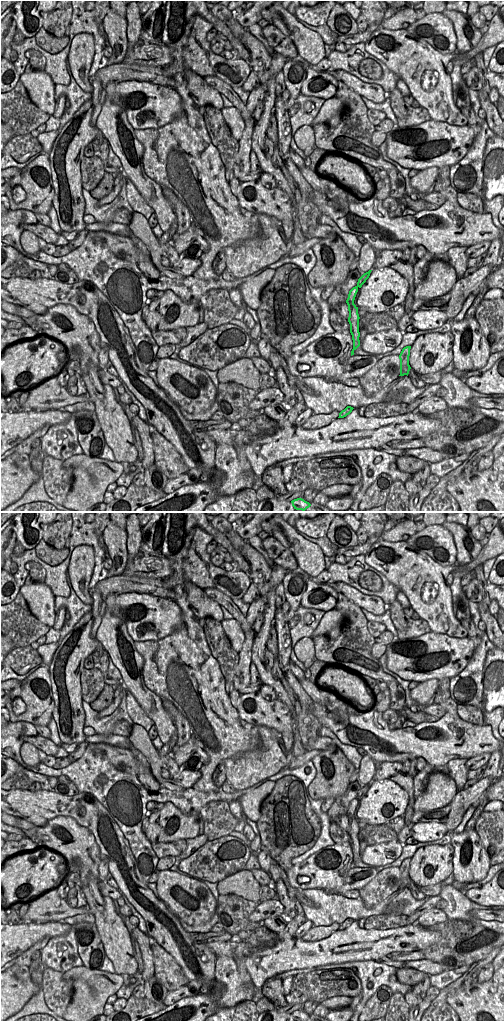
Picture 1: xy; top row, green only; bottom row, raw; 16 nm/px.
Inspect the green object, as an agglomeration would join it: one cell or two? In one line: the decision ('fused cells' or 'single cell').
fused cells

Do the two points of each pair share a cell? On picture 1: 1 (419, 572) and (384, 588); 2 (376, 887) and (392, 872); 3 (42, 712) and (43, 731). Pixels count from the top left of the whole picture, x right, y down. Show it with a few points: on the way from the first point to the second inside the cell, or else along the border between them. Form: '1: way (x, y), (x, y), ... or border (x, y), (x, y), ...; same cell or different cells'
1: border (375, 569), (399, 590); different cells
2: way (380, 883), (388, 875); same cell
3: border (35, 725), (47, 726); different cells

